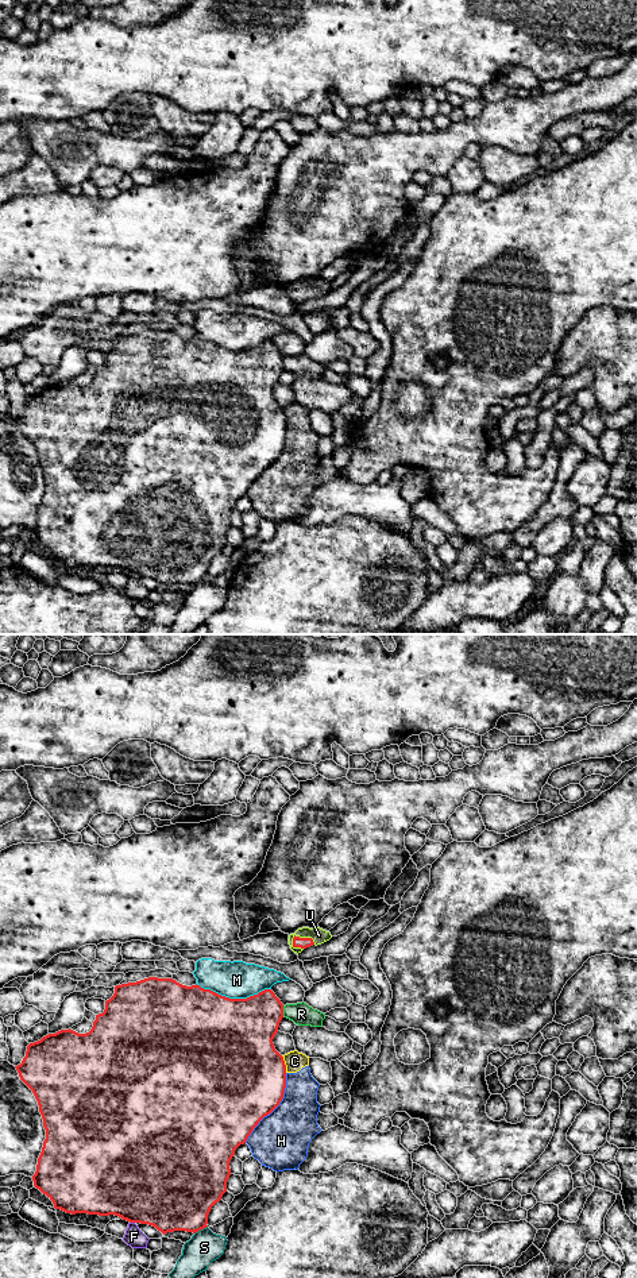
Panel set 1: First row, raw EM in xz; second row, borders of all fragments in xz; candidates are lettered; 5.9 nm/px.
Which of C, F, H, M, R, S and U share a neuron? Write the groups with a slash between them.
C H / F / M / R / S / U

